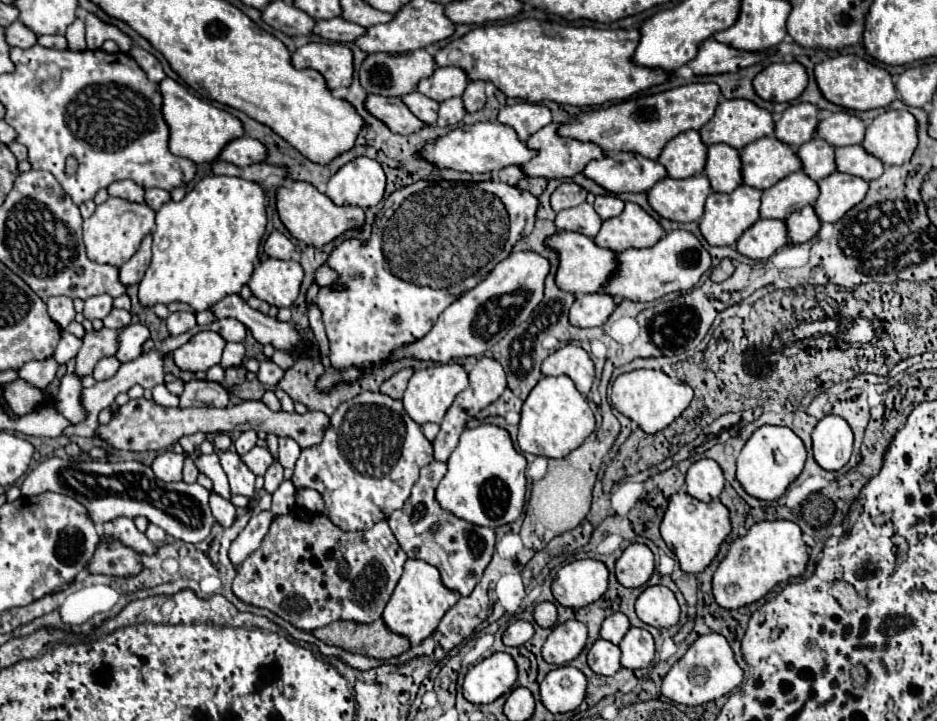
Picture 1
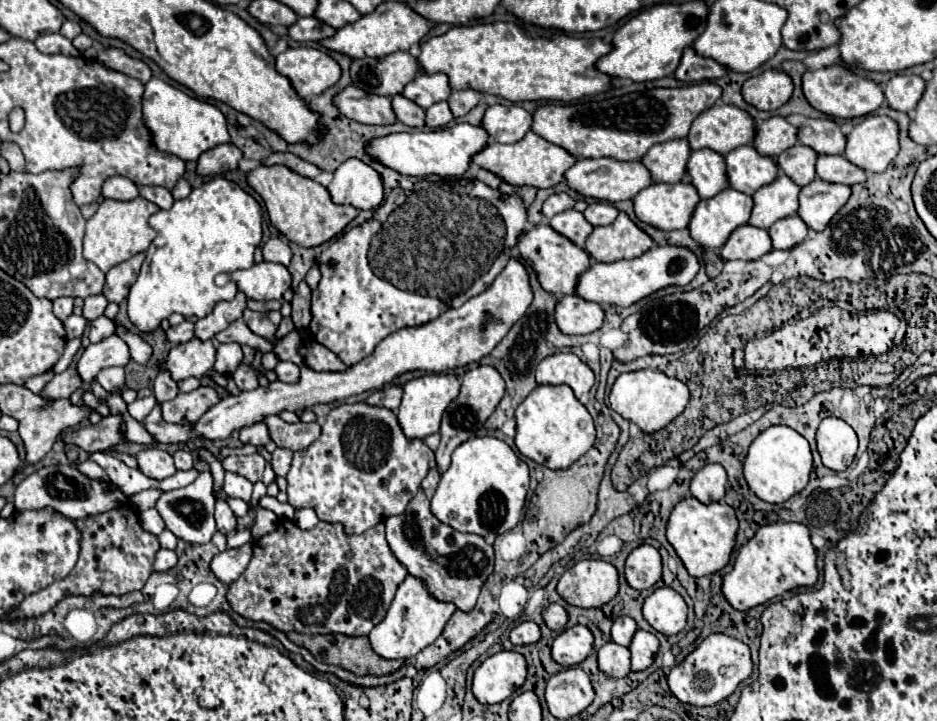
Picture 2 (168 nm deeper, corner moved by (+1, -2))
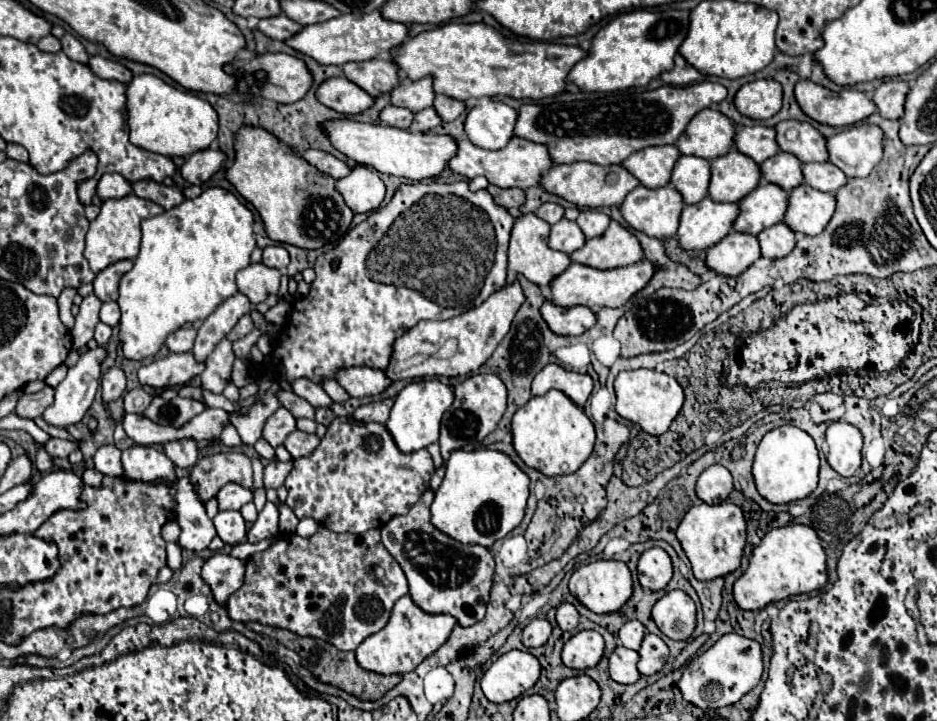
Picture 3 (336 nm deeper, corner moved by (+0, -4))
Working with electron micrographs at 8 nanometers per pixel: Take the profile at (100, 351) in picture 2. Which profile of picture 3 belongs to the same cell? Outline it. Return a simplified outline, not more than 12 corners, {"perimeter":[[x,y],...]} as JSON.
{"perimeter":[[104,346],[80,354],[56,386],[44,420],[66,428],[84,418],[98,390]]}

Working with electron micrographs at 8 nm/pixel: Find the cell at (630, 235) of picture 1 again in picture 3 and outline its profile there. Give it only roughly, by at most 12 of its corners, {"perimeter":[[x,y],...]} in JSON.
{"perimeter":[[612,220],[586,240],[572,262],[608,270],[640,262],[644,250],[632,232]]}

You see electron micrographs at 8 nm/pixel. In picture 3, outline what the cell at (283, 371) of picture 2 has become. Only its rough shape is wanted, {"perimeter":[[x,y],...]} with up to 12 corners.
{"perimeter":[[308,378],[292,382],[292,392],[314,408],[332,404],[330,396]]}

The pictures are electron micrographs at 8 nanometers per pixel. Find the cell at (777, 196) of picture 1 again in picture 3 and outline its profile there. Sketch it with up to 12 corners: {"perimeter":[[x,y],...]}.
{"perimeter":[[762,182],[742,198],[734,230],[760,234],[784,220],[790,194]]}

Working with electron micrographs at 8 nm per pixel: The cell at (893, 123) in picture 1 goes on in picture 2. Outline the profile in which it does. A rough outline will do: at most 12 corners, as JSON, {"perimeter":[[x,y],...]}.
{"perimeter":[[867,116],[847,134],[843,156],[883,172],[897,152],[897,124]]}

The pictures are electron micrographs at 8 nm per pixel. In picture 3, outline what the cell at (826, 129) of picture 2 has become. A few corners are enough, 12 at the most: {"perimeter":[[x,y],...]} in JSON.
{"perimeter":[[808,122],[776,126],[778,146],[802,162],[826,162],[826,138]]}

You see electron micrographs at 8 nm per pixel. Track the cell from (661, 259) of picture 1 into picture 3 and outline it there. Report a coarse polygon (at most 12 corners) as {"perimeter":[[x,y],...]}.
{"perimeter":[[572,262],[552,282],[564,308],[622,308],[658,264],[596,270]]}

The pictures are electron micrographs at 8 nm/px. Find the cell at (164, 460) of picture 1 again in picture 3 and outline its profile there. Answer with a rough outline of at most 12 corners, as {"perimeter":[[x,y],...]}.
{"perimeter":[[152,446],[124,450],[130,480],[176,482],[170,458]]}

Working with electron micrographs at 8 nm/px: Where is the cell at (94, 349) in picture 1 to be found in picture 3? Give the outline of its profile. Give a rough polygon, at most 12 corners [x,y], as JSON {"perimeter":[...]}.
{"perimeter":[[54,388],[22,394],[16,406],[20,418],[38,418],[54,402]]}

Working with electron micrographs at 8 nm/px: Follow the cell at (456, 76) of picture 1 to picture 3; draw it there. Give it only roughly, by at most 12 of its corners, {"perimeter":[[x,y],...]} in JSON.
{"perimeter":[[434,78],[404,80],[392,104],[420,112],[434,104]]}

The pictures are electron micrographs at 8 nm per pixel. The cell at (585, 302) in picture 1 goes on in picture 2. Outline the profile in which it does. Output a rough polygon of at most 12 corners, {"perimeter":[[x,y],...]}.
{"perimeter":[[563,296],[555,308],[557,328],[589,334],[601,328],[603,308]]}

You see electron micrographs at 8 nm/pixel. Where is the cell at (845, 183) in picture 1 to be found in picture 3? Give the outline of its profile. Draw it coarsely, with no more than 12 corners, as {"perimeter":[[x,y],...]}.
{"perimeter":[[808,184],[790,192],[784,222],[818,236],[836,210],[836,196]]}

